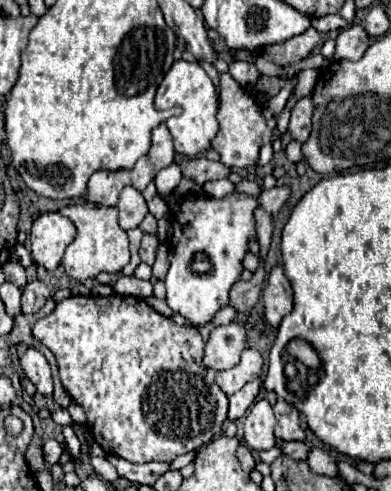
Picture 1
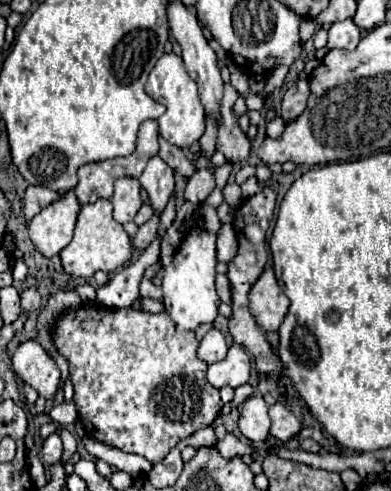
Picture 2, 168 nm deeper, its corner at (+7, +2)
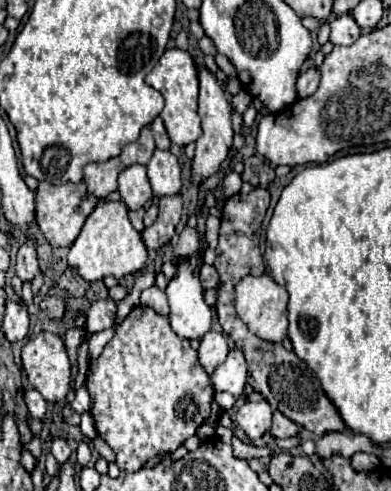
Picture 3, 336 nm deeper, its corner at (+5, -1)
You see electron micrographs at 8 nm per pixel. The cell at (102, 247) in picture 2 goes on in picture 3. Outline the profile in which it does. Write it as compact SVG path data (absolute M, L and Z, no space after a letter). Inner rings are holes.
M101 201L95 211L87 217L79 237L71 245L67 259L69 265L85 281L101 281L109 275L121 279L129 273L139 273L147 265L147 247L141 239L141 233L133 229L127 217L127 207L123 207L123 203Z

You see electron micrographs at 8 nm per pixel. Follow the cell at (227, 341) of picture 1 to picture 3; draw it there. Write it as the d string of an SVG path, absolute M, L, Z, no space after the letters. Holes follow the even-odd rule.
M209 331L207 335L201 337L201 345L199 345L199 361L203 365L203 369L207 371L207 375L213 375L215 367L219 367L225 359L227 359L227 341L221 333L217 331Z

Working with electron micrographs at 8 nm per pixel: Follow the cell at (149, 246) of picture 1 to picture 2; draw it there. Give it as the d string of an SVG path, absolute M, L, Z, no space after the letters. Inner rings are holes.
M153 216L149 222L145 222L143 226L139 226L139 232L137 232L137 236L133 238L133 248L137 248L137 250L145 250L149 244L151 244L151 240L155 238L155 234L157 234L157 218L159 216Z

